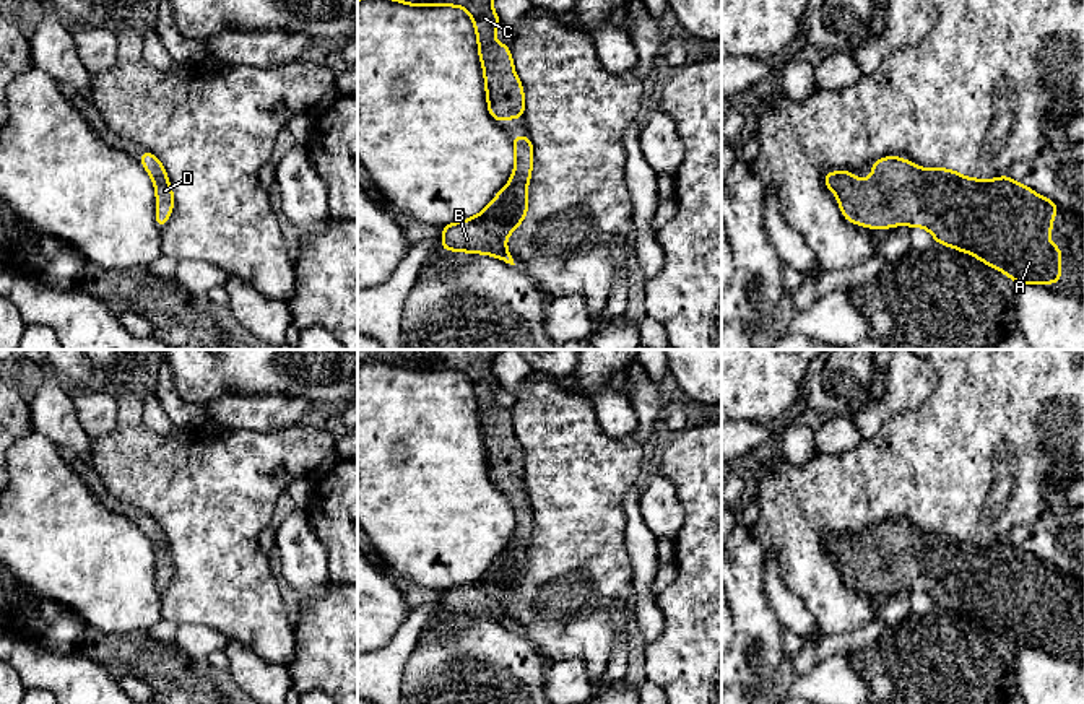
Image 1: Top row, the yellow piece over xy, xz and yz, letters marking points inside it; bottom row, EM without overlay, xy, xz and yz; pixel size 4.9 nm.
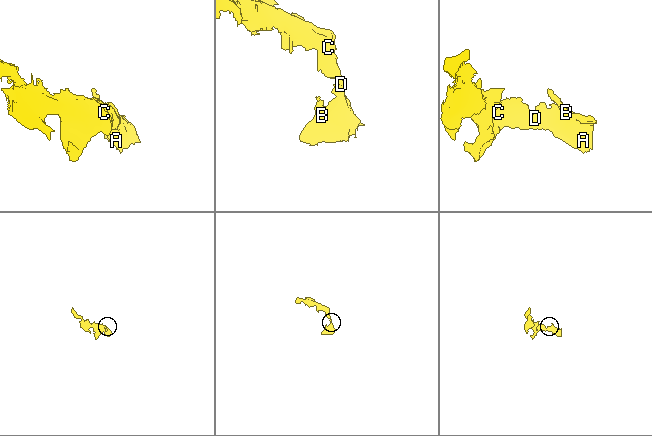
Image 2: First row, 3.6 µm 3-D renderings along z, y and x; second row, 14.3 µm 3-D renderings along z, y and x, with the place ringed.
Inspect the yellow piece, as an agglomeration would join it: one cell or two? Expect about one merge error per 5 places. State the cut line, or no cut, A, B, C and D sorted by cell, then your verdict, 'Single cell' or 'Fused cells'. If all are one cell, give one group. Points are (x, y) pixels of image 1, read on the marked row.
No split. Groups: A B C D. Single cell

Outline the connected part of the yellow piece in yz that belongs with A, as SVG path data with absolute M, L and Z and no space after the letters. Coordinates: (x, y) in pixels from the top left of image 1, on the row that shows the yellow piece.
M884 156L873 161L873 172L866 182L850 171L827 172L822 180L835 193L842 215L848 223L869 229L889 229L899 224L921 226L933 234L934 242L977 257L988 267L1008 275L1016 285L1037 283L1045 286L1061 281L1061 247L1050 244L1053 215L1061 208L1050 198L1014 182L1009 176L980 180L960 176L957 171L944 167L921 169L908 159Z

